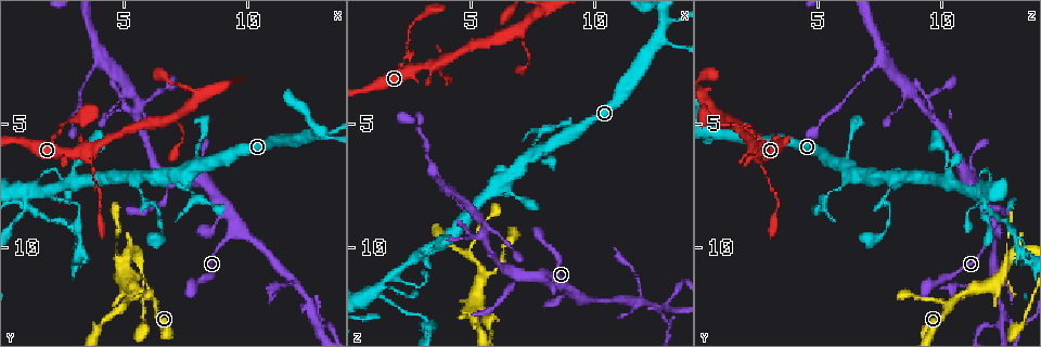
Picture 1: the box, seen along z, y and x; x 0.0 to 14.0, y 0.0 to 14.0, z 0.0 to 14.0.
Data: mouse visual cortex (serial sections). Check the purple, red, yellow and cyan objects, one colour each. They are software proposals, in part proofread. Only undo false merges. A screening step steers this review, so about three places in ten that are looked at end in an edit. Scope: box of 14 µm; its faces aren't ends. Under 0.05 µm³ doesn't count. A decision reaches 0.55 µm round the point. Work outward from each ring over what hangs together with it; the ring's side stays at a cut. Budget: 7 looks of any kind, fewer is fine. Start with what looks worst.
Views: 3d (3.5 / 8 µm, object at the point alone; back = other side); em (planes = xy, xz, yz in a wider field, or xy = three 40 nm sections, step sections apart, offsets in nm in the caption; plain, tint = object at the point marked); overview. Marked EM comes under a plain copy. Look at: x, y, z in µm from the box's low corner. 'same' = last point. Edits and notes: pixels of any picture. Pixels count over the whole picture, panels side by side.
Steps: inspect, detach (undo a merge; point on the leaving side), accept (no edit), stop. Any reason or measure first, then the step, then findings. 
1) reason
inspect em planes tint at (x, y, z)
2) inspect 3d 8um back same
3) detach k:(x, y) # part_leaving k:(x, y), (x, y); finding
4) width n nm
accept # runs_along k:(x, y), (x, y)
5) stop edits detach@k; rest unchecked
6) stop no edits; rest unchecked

arms run side by side
inspect 3d 3.5um at (12.5, 12.7, 12.5)

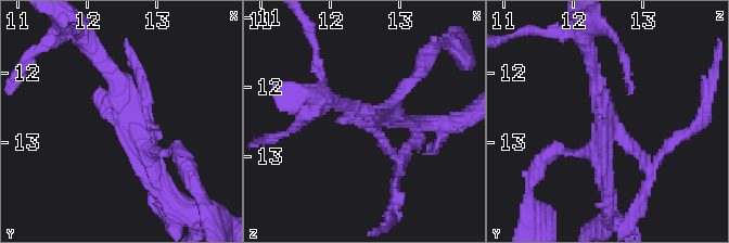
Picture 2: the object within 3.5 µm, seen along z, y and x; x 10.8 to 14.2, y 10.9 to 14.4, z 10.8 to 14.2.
inspect em xy step 3 tint at (12.60, 12.65, 12.50)

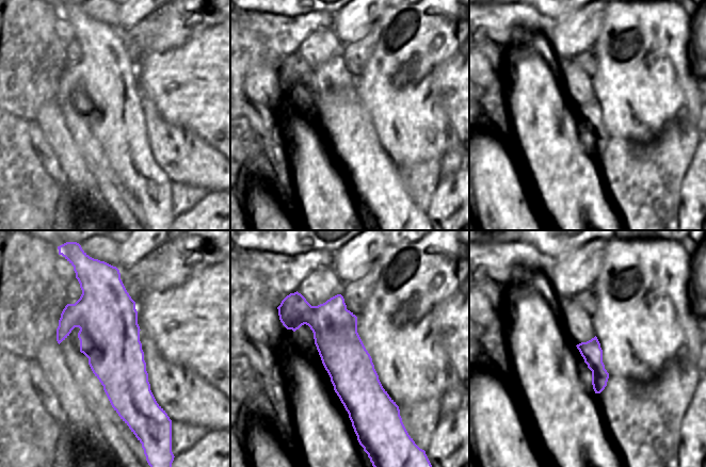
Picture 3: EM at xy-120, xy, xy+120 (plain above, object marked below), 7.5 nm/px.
width 340 nm
detach 2:(644, 163) # part_leaving 2:(624, 135), (651, 167), (693, 127); a second cell is stuck on

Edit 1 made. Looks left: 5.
inspect overview

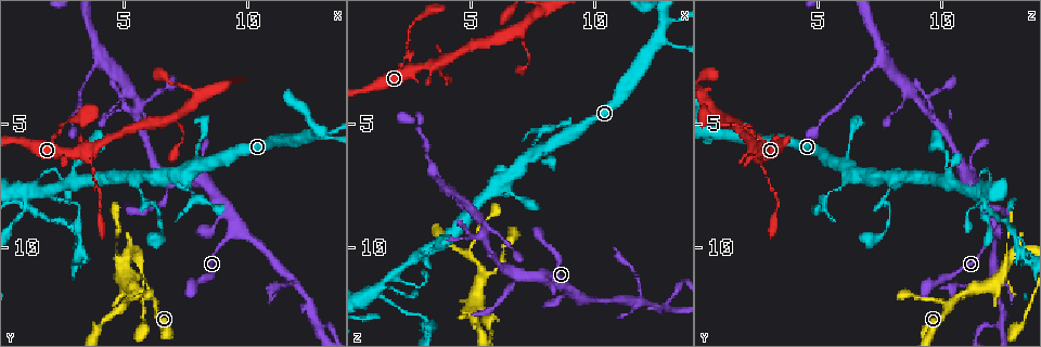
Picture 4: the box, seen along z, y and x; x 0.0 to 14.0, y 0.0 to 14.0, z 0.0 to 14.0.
a fork
inspect 3d 3.5um back at (5.7, 11.8, 11.1)

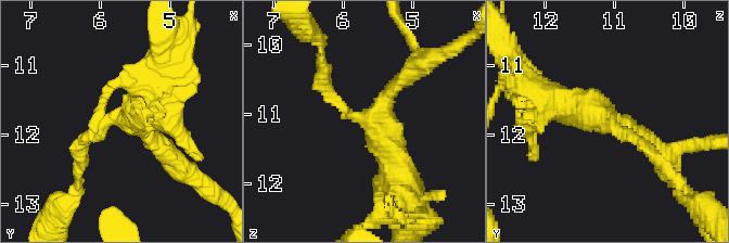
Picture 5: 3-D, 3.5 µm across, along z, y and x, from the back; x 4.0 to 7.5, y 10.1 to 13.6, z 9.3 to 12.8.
arms 3; arm_widths 200, 200, 450 nm
inspect em xy step 1 tint at (5.70, 11.75, 11.10)

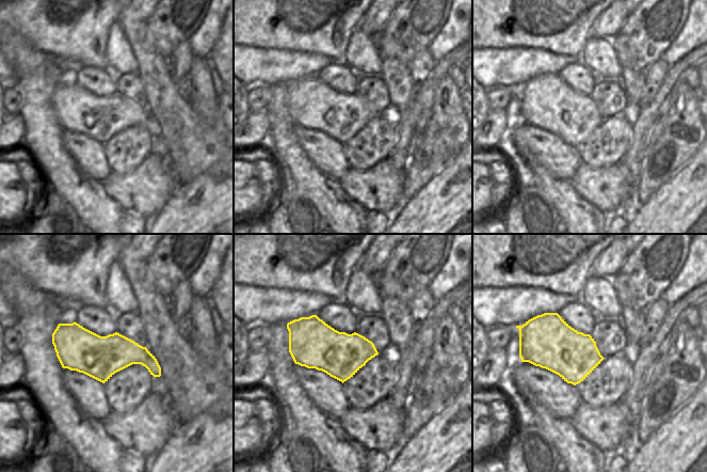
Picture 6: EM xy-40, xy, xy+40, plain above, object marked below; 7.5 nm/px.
width 340 nm
accept # runs_along 6:(54, 335), (90, 354), (140, 355), (158, 373); all the same cell

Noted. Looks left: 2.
small branch off a trunk
inspect em xy step 1 tint at (3.6, 6.1, 2.7)

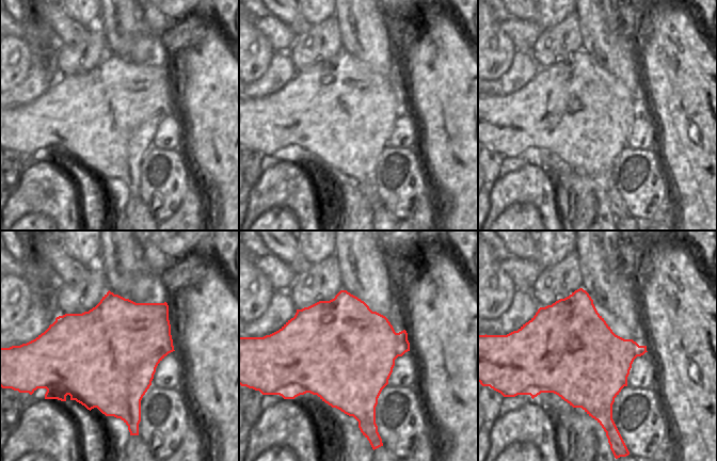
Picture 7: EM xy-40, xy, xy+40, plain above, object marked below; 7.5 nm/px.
inspect 3d 3.5um same

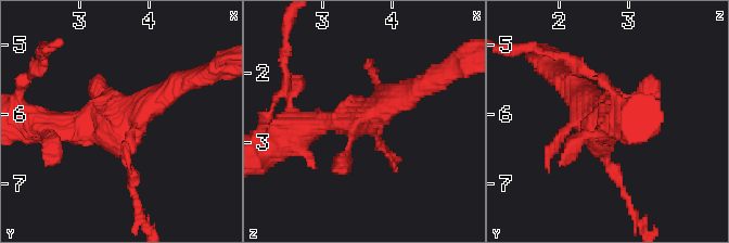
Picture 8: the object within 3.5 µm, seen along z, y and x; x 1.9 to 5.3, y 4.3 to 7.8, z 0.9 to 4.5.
accept # runs_along 8:(292, 138), (416, 88); all the same cell

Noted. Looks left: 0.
stop edits detach@2; rest unchecked

